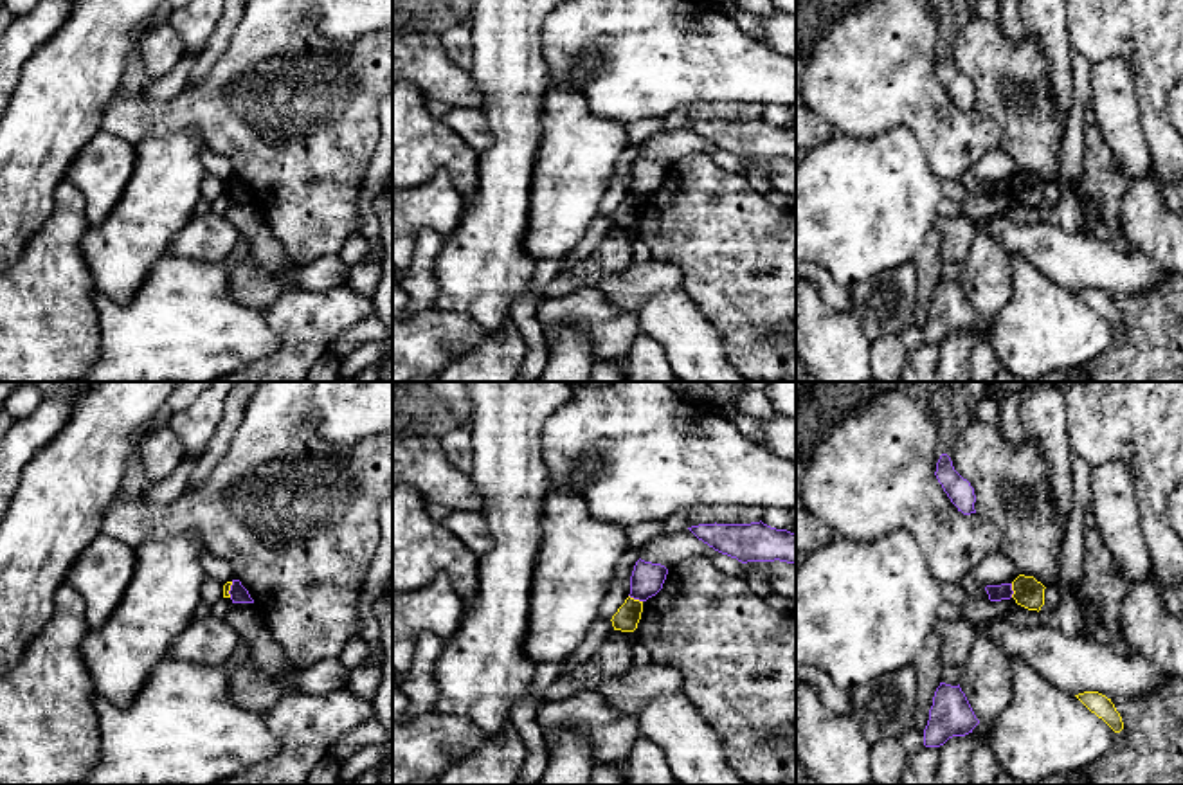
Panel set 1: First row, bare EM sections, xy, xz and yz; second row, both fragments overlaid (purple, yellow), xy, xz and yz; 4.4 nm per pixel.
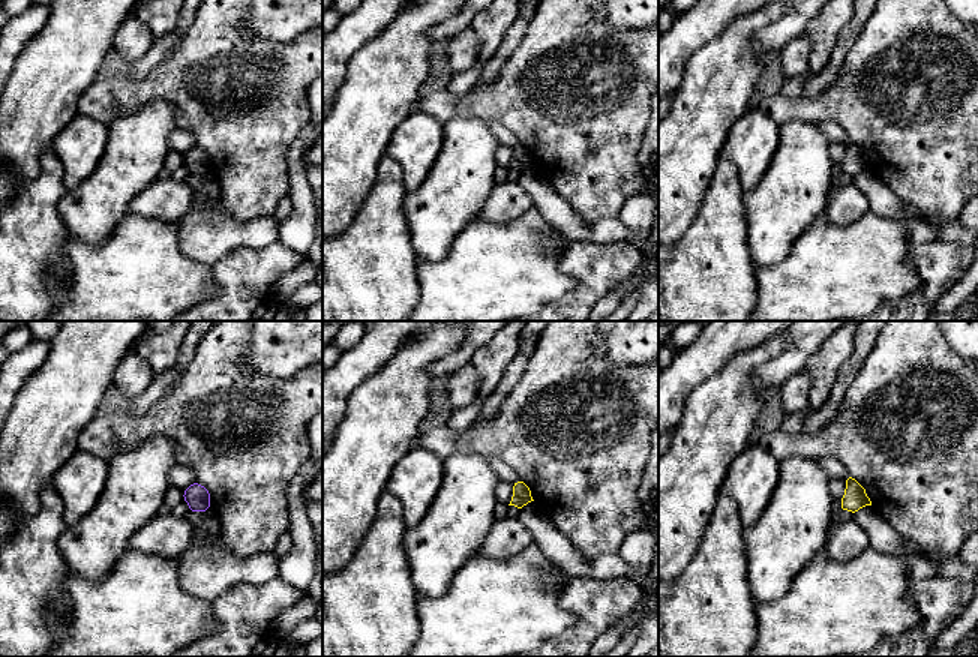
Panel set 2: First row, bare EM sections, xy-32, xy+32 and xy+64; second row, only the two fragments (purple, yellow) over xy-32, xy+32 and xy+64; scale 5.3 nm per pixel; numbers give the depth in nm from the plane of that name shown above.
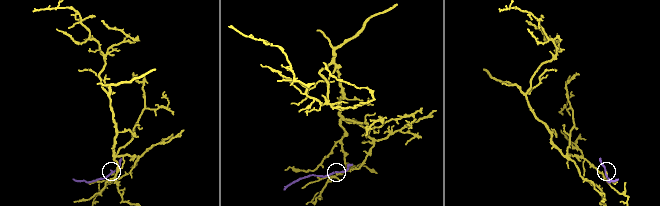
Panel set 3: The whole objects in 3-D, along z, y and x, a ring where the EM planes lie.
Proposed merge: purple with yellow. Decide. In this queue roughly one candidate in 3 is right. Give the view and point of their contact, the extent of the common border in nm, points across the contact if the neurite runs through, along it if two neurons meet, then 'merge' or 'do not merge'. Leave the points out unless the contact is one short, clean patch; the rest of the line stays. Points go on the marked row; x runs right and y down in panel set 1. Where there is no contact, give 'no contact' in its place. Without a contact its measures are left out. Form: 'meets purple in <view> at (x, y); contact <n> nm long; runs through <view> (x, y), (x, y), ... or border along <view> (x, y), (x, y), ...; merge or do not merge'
meets purple in xz at (636, 598); contact 70 nm long; border along xz (629, 595), (641, 602); do not merge

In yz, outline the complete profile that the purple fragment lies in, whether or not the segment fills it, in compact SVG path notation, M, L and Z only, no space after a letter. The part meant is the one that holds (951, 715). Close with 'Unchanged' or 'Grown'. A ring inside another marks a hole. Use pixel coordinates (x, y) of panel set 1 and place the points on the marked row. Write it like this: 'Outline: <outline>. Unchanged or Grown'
Outline: M940 682L935 691L924 745L940 747L953 736L965 736L980 724L960 684Z. Unchanged

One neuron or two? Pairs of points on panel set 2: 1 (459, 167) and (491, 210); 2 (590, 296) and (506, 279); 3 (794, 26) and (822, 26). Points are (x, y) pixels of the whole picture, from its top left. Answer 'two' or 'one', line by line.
1: two
2: two
3: two

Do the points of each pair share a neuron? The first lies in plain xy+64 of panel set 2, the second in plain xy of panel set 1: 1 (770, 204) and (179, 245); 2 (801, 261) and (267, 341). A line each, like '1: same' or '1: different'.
1: different
2: same

